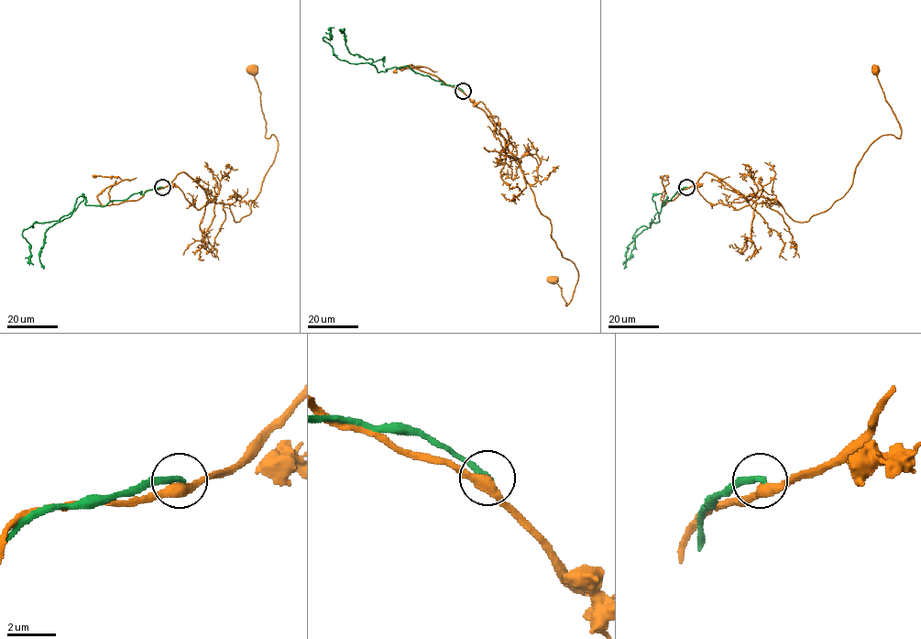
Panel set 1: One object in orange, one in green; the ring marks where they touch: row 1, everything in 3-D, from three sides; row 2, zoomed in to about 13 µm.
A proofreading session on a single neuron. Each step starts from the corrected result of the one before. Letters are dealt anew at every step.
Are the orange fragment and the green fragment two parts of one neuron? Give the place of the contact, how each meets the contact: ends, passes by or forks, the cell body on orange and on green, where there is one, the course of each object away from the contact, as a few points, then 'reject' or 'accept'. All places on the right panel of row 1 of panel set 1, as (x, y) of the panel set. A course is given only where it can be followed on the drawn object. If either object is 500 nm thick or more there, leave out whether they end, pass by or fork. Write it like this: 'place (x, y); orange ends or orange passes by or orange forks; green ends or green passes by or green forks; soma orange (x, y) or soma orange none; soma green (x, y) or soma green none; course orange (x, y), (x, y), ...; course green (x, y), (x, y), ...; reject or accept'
place (686, 187); orange passes by; green ends; soma orange (875, 70); soma green none; course orange (686, 187), (707, 172), (796, 221), (825, 212), (875, 140), (901, 137), (874, 69); course green (686, 187), (662, 206), (667, 196), (658, 214), (660, 220), (638, 229), (632, 236), (634, 247), (623, 264); reject

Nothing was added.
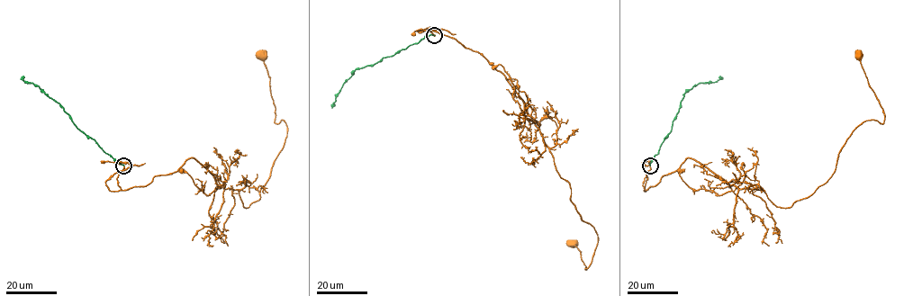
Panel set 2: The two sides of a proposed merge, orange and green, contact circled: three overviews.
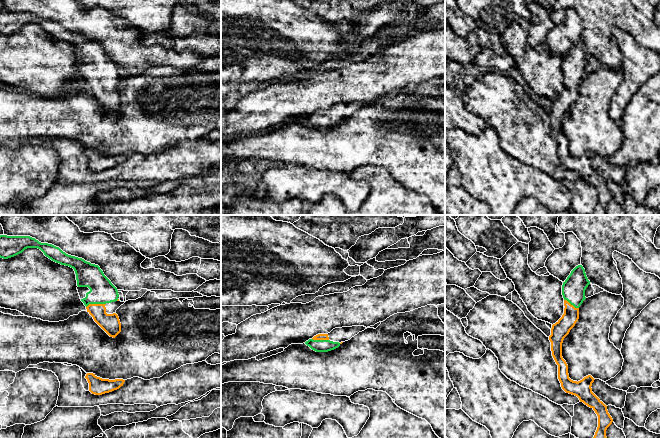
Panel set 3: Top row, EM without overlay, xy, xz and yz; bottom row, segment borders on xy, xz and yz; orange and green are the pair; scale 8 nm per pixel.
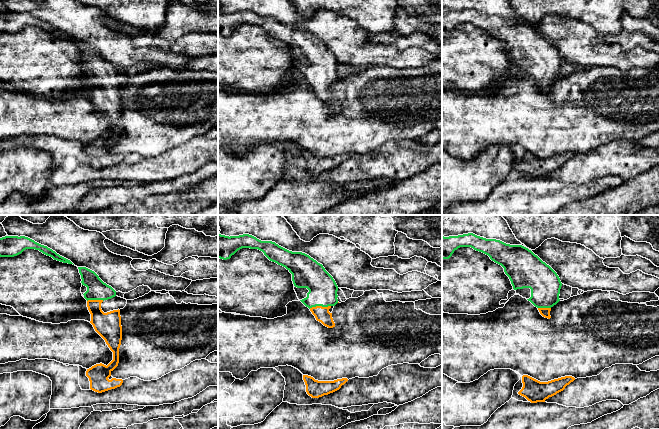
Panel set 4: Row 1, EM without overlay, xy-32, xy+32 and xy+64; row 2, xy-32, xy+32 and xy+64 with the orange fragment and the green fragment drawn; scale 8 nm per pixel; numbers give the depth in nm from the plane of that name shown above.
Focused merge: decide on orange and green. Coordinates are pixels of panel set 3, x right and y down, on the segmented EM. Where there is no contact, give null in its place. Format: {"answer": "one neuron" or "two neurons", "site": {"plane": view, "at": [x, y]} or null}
{"answer": "one neuron", "site": {"plane": "xy", "at": [95, 304]}}

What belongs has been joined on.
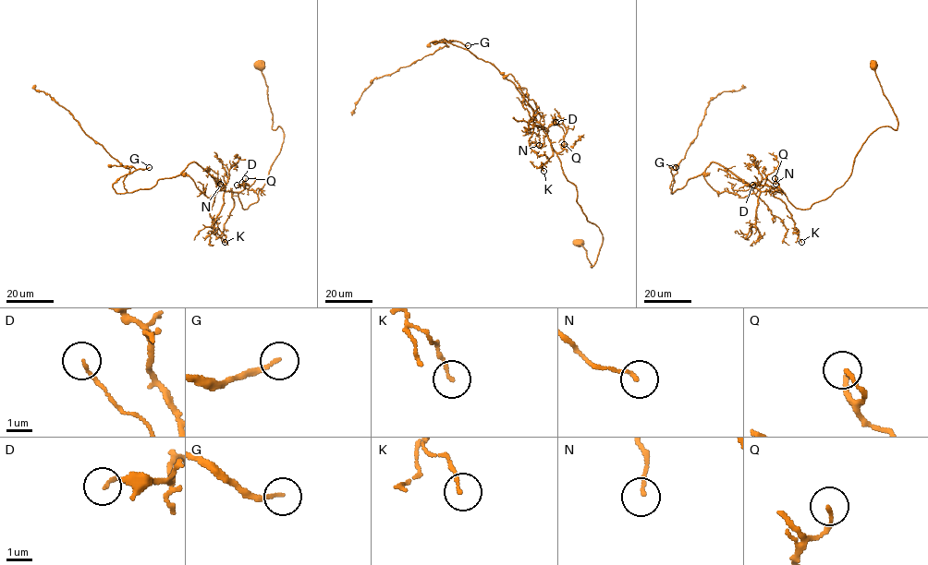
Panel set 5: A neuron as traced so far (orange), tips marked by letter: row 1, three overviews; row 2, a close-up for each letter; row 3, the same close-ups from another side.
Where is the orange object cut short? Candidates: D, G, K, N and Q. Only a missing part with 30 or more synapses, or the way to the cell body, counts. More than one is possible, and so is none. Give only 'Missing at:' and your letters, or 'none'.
Missing at: G

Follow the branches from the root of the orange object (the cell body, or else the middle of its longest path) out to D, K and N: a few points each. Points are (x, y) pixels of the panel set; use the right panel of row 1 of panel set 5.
D: (873, 64), (897, 128), (880, 126), (868, 138), (848, 180), (806, 209), (796, 208), (776, 186), (752, 185)
K: (873, 64), (897, 128), (876, 128), (848, 180), (809, 209), (773, 192), (786, 205), (801, 242)
N: (873, 64), (897, 128), (876, 128), (848, 180), (809, 209), (783, 192), (753, 191), (766, 180), (775, 184)

